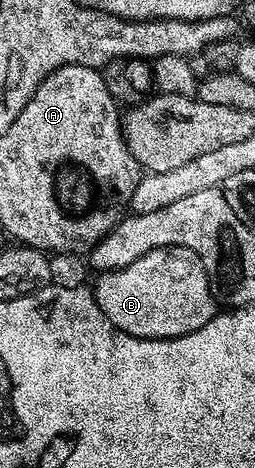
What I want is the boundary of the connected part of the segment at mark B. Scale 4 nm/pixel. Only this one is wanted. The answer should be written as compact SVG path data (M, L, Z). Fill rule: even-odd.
M161 246L138 260L132 260L132 264L124 268L99 273L97 278L98 283L93 283L92 289L96 304L100 304L100 312L104 312L104 316L116 328L128 332L128 336L179 338L188 332L196 332L196 328L204 328L204 324L208 324L216 313L214 291L210 289L210 281L200 260L190 250L179 246Z

